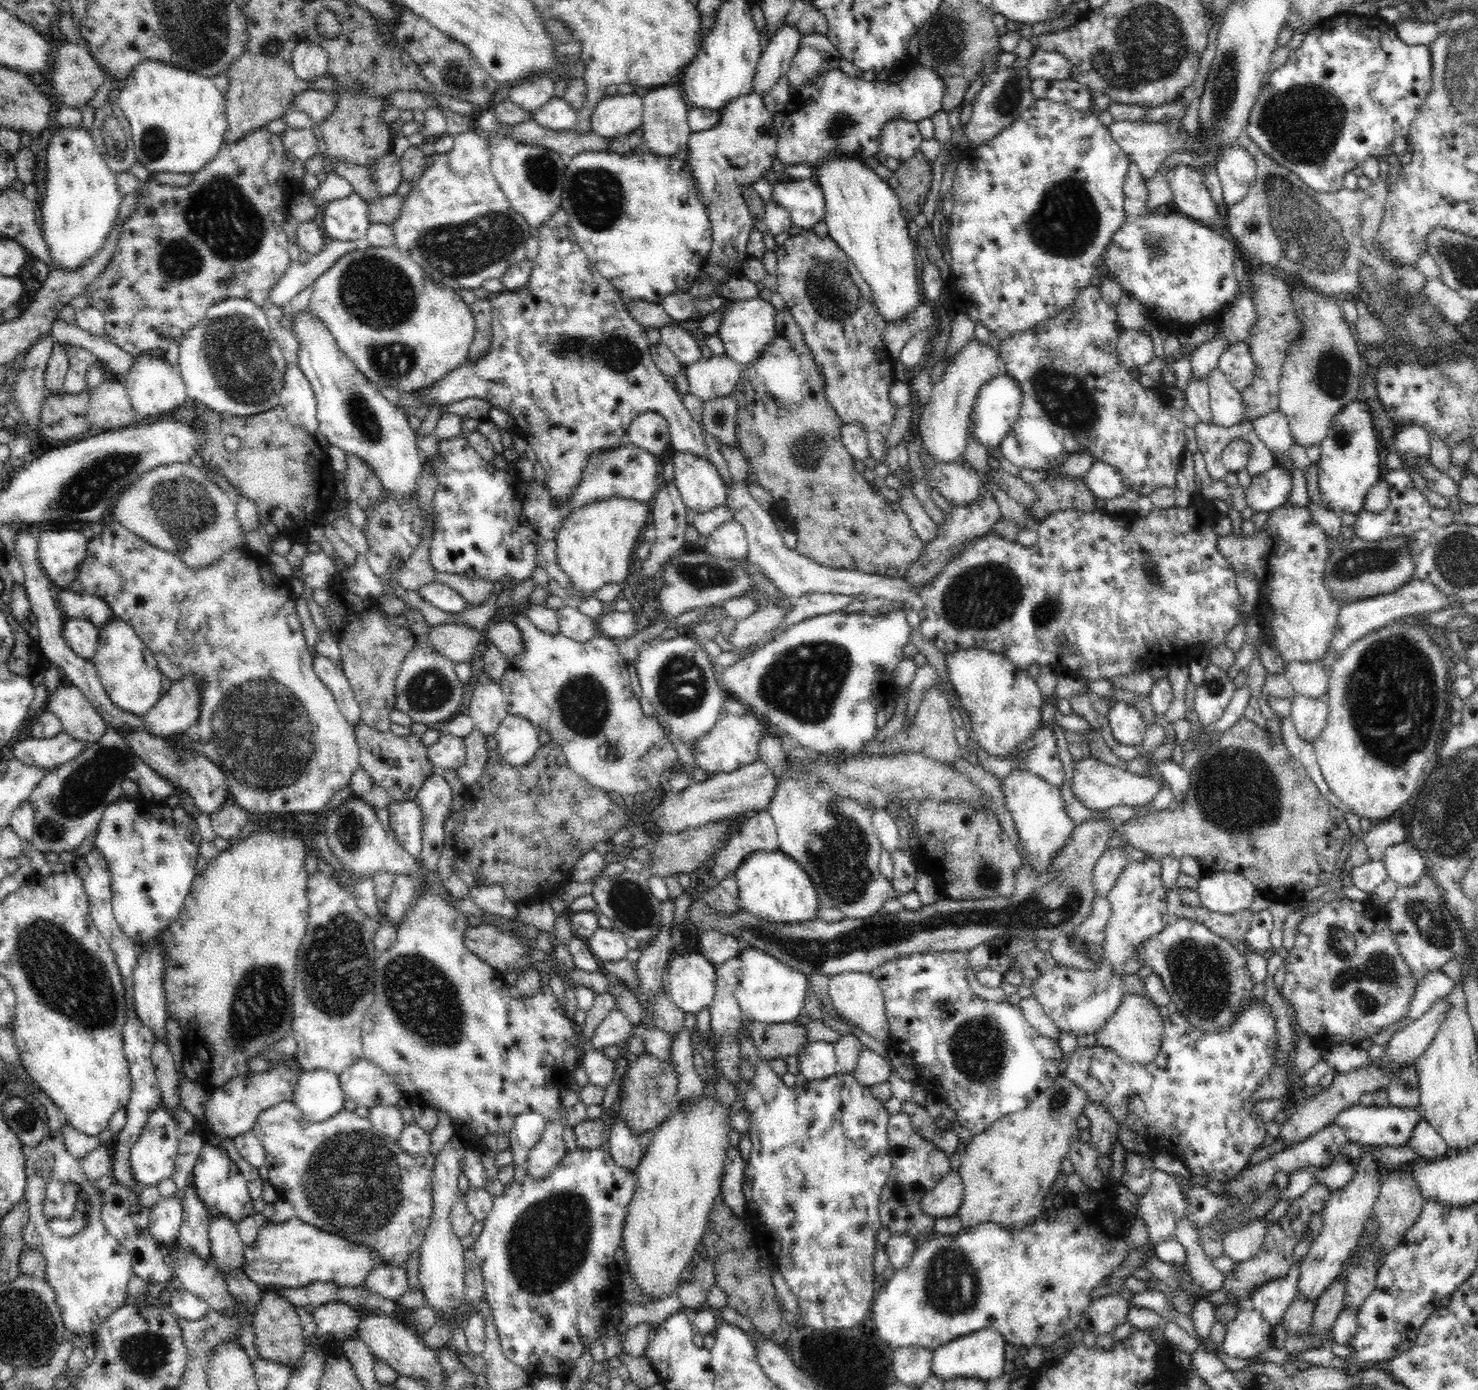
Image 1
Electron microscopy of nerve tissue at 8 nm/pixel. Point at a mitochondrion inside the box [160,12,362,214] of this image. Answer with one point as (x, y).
(271, 46)

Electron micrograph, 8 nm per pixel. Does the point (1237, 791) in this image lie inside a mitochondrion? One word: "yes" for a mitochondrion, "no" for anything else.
yes

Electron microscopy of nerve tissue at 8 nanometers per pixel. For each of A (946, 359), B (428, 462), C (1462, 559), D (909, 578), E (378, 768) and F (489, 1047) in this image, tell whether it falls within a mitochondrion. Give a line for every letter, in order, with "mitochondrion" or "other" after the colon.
A: other
B: other
C: mitochondrion
D: other
E: other
F: other

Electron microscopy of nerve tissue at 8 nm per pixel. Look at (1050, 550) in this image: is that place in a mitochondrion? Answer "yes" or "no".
no

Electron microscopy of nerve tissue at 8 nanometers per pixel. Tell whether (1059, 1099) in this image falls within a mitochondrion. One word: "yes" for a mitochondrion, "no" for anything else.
yes

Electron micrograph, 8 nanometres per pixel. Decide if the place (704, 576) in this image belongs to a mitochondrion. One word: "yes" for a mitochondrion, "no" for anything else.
yes

